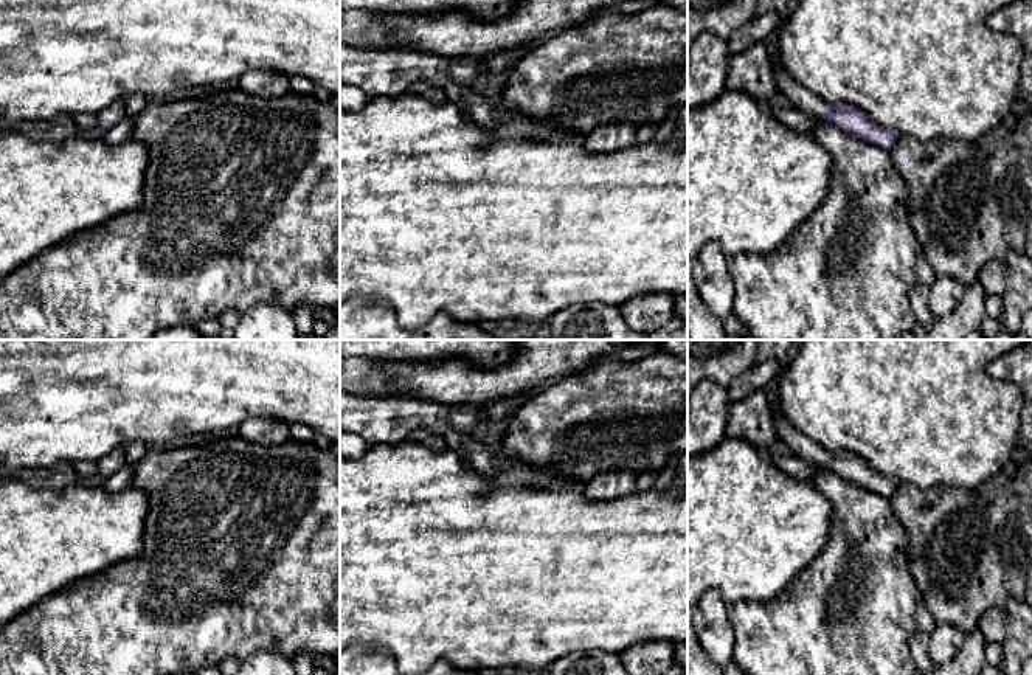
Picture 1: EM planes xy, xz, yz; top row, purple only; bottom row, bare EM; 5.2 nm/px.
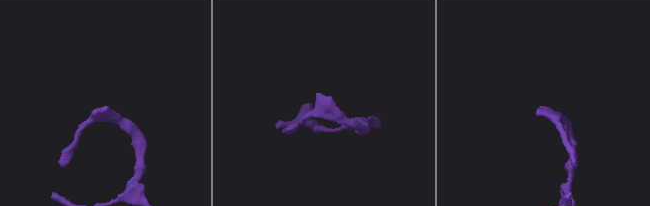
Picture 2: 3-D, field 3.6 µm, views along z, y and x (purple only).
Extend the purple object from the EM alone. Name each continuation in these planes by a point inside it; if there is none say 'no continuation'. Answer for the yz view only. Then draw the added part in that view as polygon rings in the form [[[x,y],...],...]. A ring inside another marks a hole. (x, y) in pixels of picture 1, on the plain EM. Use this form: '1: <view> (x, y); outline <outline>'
1: yz (803, 447); outline [[[781,411],[773,417],[773,425],[777,438],[788,445],[793,455],[815,467],[822,466],[826,452],[812,439],[793,428]]]

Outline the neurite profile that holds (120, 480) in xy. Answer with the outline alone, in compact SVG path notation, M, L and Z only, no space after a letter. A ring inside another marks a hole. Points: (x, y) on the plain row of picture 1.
M124 464L121 469L113 472L110 476L102 479L101 483L107 492L115 493L115 492L121 492L127 489L132 483L132 476L133 476L133 466Z

